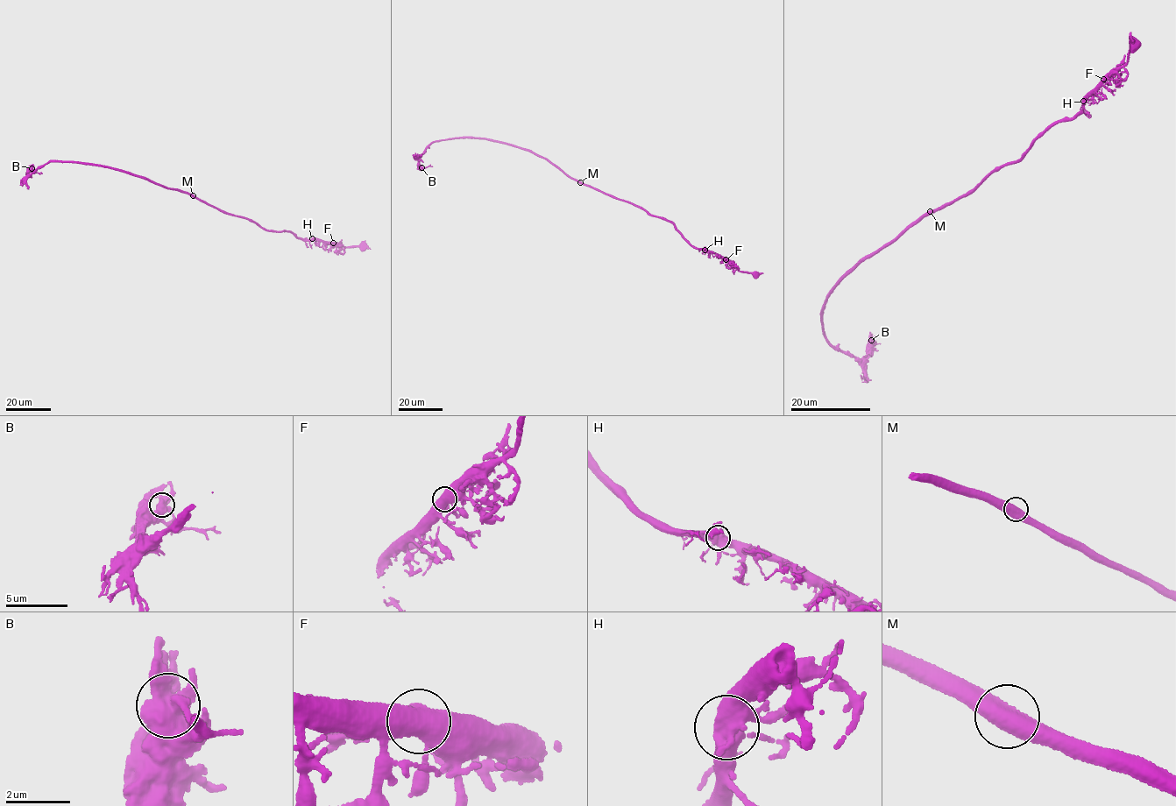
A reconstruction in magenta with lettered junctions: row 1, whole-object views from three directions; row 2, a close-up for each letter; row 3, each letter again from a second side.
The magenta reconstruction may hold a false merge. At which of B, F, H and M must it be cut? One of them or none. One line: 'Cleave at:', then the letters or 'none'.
Cleave at: none

